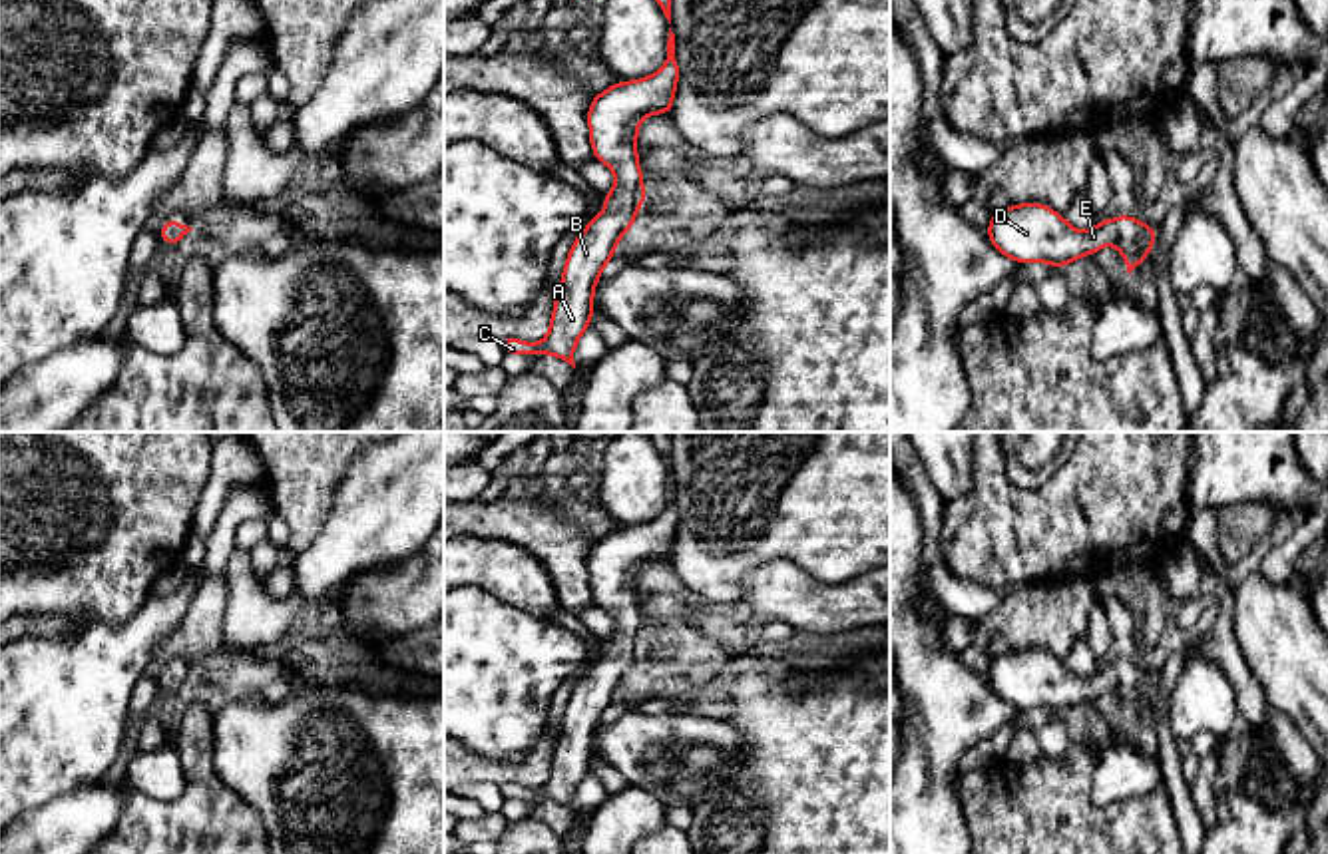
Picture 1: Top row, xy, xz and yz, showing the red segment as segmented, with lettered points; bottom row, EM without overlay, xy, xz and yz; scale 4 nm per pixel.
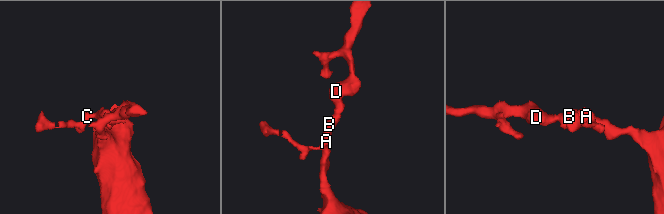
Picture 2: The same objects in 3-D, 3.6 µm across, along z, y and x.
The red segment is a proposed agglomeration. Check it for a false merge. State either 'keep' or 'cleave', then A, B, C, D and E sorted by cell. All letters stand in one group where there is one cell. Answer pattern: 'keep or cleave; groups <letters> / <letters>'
keep; groups A B C D E

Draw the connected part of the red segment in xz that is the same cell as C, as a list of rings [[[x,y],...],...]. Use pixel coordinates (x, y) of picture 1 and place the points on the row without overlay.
[[[669,474],[667,506],[659,518],[633,528],[617,528],[605,537],[593,541],[587,557],[589,587],[593,603],[613,615],[615,631],[607,641],[603,641],[605,655],[573,685],[573,693],[563,711],[561,733],[555,741],[548,782],[542,788],[524,788],[512,782],[500,784],[504,800],[553,800],[575,814],[575,790],[593,764],[595,729],[601,725],[601,715],[613,703],[621,681],[633,673],[637,665],[635,657],[647,647],[643,637],[643,619],[637,607],[637,575],[649,559],[669,563],[677,526],[679,510],[675,502],[675,480]]]

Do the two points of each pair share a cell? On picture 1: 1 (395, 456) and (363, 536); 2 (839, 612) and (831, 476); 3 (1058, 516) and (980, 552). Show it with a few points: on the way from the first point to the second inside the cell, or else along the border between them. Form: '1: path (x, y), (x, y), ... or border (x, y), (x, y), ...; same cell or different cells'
1: path (385, 476), (381, 482), (379, 516); same cell
2: border (795, 562), (833, 584), (849, 582), (869, 572); different cells
3: path (1038, 526), (1012, 526), (1000, 534); same cell

